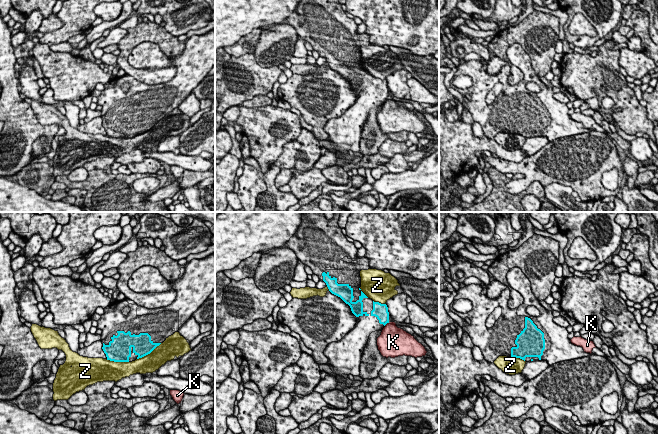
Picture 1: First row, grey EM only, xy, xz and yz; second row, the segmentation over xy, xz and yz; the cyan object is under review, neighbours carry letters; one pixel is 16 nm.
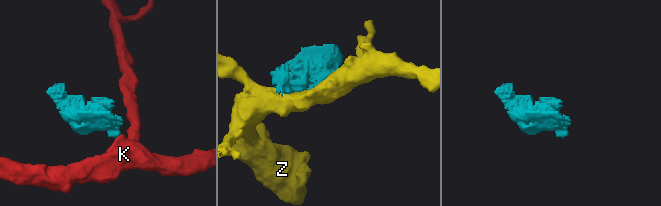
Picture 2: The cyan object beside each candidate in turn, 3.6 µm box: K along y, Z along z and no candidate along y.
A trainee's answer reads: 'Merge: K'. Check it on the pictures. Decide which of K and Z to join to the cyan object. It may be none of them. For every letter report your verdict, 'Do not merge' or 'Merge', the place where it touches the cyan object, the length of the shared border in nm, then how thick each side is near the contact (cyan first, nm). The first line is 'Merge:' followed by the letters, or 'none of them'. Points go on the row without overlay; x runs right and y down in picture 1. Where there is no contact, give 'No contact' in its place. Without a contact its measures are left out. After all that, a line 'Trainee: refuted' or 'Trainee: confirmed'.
Merge: none of them
K: Do not merge. Touches cyan at xz (386, 99). Shared border 110 nm. Thickness 240 nm (cyan) against 380 nm
Z: Do not merge. Touches cyan at xy (149, 129). Shared border 480 nm. Thickness 320 nm (cyan) against 300 nm
Trainee: refuted

